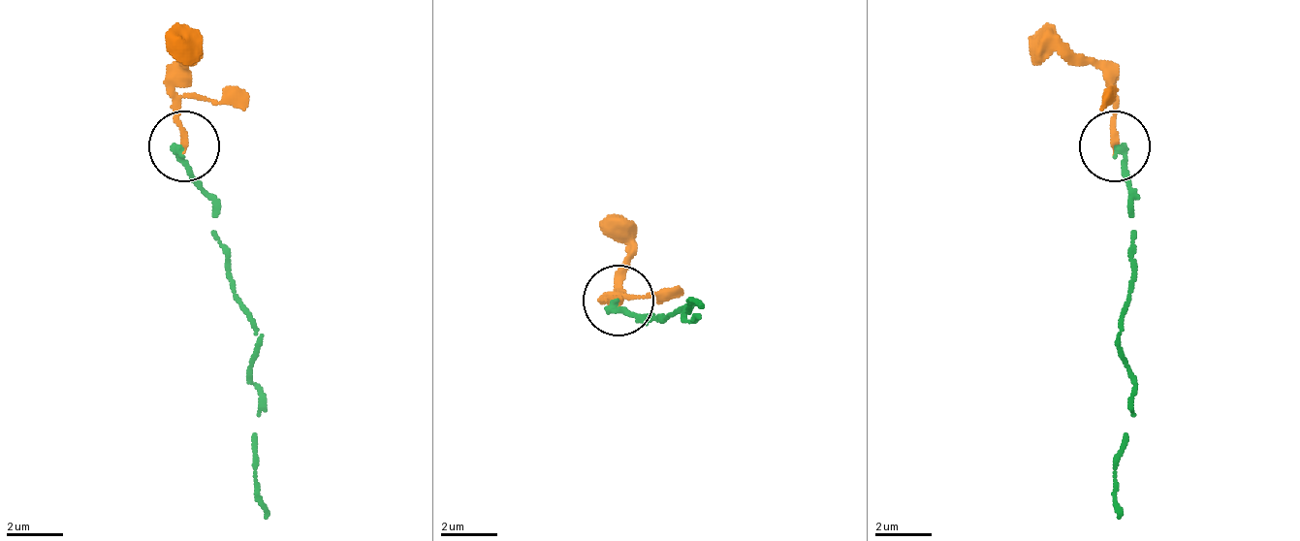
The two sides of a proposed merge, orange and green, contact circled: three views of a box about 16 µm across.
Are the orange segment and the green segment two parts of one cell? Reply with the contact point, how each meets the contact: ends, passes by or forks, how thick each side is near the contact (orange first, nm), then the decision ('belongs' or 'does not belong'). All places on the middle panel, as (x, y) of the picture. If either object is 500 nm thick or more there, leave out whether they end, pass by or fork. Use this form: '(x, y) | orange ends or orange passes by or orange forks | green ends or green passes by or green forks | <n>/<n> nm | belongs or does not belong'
(618, 301) | orange ends | green ends | 240/240 nm | belongs

